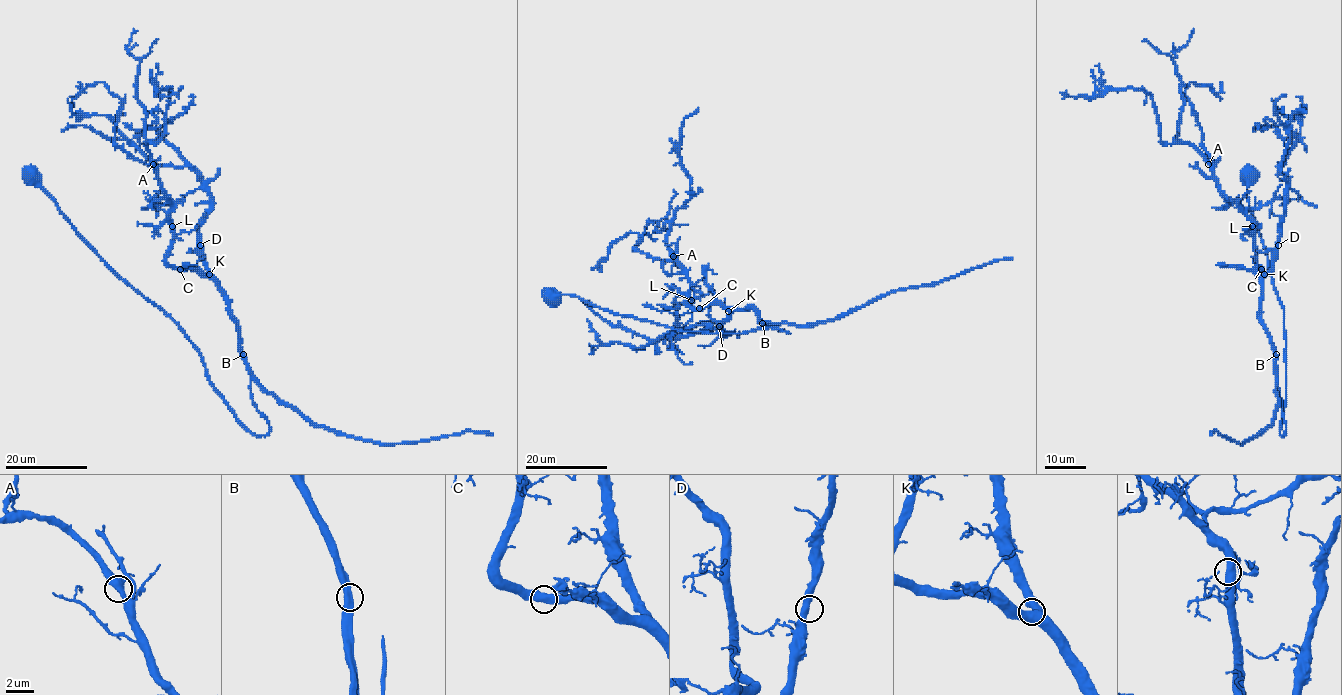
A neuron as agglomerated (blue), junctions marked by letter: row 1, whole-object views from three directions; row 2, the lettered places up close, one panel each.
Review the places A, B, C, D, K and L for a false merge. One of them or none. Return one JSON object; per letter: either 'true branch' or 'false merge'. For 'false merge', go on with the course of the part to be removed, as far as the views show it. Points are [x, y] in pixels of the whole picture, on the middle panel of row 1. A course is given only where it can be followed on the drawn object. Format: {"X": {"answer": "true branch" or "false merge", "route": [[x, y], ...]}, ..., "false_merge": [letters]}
{"A": {"answer": "true branch"}, "B": {"answer": "true branch"}, "C": {"answer": "true branch"}, "D": {"answer": "true branch"}, "K": {"answer": "true branch"}, "L": {"answer": "true branch"}, "false_merge": []}

